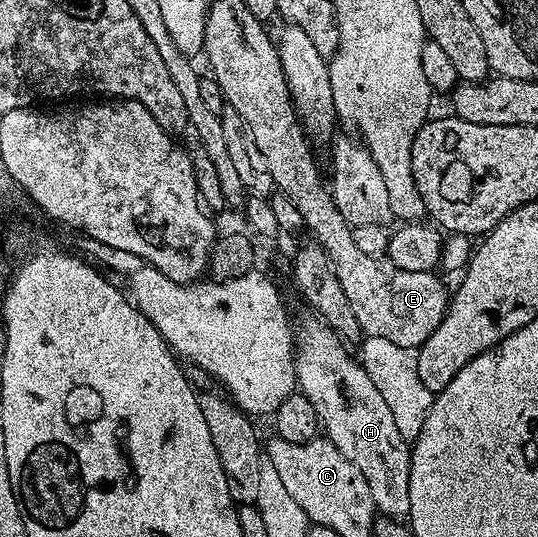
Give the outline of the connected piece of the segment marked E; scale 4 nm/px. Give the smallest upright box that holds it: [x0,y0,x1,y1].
[207,16,450,350]

